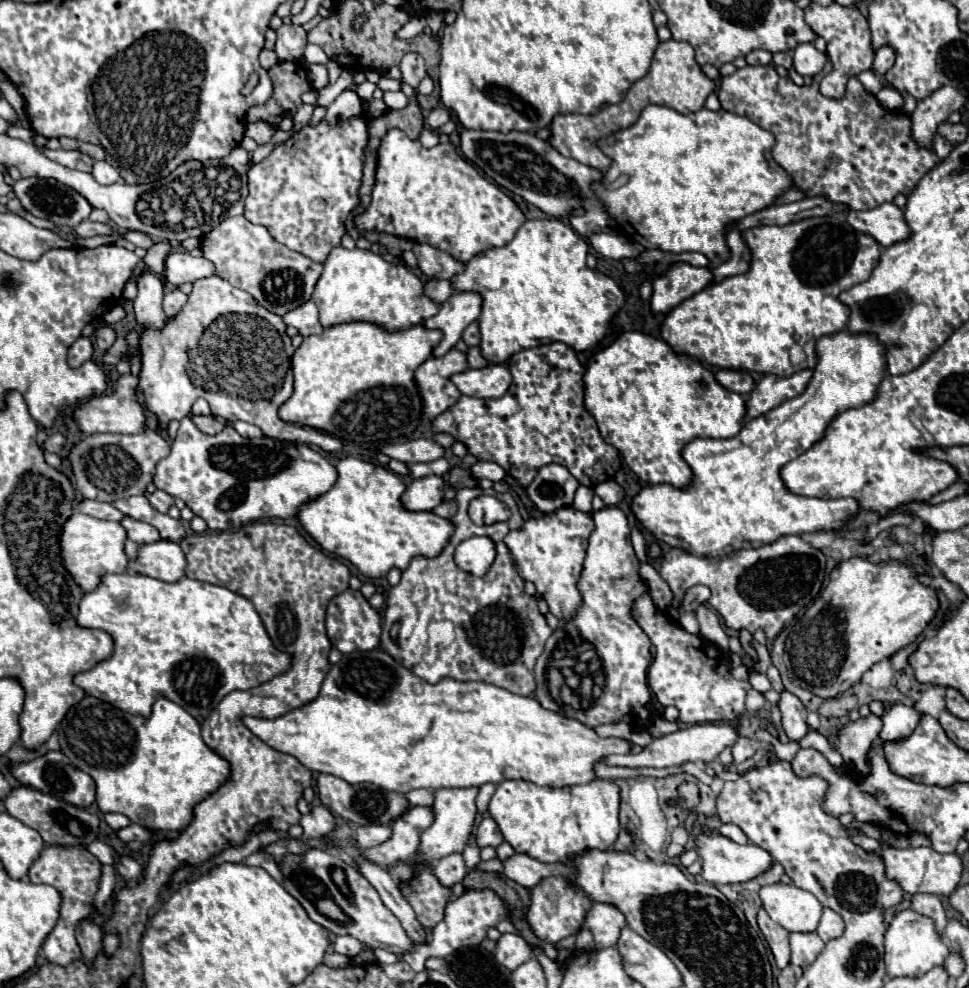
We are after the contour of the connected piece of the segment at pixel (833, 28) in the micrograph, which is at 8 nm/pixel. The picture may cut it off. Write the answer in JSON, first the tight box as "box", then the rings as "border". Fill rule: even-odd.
{"box":[804,2,874,98],"border":[[[832,2],[830,6],[820,6],[820,4],[810,4],[804,10],[804,20],[806,24],[826,40],[826,54],[830,56],[834,68],[820,82],[820,92],[828,98],[842,98],[846,84],[850,76],[858,76],[864,70],[872,68],[874,62],[874,48],[870,40],[870,28],[866,16],[856,8],[856,6],[840,6]]]}

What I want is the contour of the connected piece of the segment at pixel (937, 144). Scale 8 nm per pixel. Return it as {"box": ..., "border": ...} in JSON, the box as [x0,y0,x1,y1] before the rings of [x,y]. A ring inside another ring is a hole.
{"box":[934,132,952,160],"border":[[[936,132],[936,134],[934,134],[934,152],[944,160],[944,158],[950,154],[950,150],[952,150],[952,144]]]}

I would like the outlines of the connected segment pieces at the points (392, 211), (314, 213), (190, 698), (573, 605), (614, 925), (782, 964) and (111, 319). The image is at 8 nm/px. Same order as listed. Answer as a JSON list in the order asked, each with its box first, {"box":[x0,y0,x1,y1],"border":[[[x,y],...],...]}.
[{"box":[354,128,526,262],"border":[[[398,128],[388,130],[380,140],[370,206],[354,216],[356,230],[384,232],[430,244],[458,262],[468,262],[478,252],[508,244],[524,222],[526,218],[516,202],[494,182],[480,176],[450,142],[426,150]]]},{"box":[244,100,386,262],"border":[[[372,100],[366,116],[344,120],[336,128],[320,122],[316,128],[302,128],[288,142],[276,146],[268,158],[248,172],[250,194],[244,216],[268,228],[268,232],[294,252],[324,262],[332,248],[340,246],[346,232],[346,218],[358,204],[364,148],[368,144],[368,118],[386,110],[382,100]]]},{"box":[74,574,290,720],"border":[[[104,574],[98,588],[82,596],[76,622],[82,628],[108,632],[114,638],[114,650],[110,658],[98,662],[92,670],[76,674],[74,684],[86,694],[106,700],[130,714],[150,716],[154,700],[164,696],[182,706],[196,720],[204,720],[232,690],[250,690],[272,680],[278,672],[286,672],[290,666],[290,656],[272,646],[250,600],[228,588],[186,576],[168,584],[144,574]]]},{"box":[504,506,594,620],"border":[[[566,506],[554,514],[544,514],[540,518],[526,520],[522,528],[512,530],[504,538],[504,544],[508,546],[510,556],[518,568],[518,574],[524,580],[534,582],[538,594],[546,600],[550,612],[558,620],[570,620],[582,602],[576,582],[582,572],[588,536],[592,530],[594,518],[590,512],[578,512],[576,508]]]},{"box":[582,902,626,950],"border":[[[600,902],[590,906],[590,912],[586,912],[586,920],[582,924],[582,928],[594,934],[598,950],[614,946],[624,926],[626,918],[622,916],[622,912],[610,904],[600,904]]]},{"box":[758,908,790,970],"border":[[[760,908],[758,912],[758,926],[774,954],[774,960],[776,960],[776,966],[782,970],[788,966],[790,962],[790,946],[788,946],[788,930],[782,928],[780,924],[776,924],[764,908]]]},{"box":[102,305,126,325],"border":[[[116,305],[114,308],[106,312],[106,314],[103,314],[102,319],[105,324],[112,325],[124,319],[125,316],[126,313],[124,309],[121,306]]]}]

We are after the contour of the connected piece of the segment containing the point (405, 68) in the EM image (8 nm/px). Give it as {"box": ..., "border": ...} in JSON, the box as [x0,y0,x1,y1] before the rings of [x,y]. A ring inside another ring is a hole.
{"box":[400,52,426,88],"border":[[[408,52],[402,62],[400,62],[400,70],[402,70],[402,80],[406,84],[410,84],[412,88],[418,86],[418,82],[426,76],[426,68],[424,68],[424,58],[416,52]]]}

